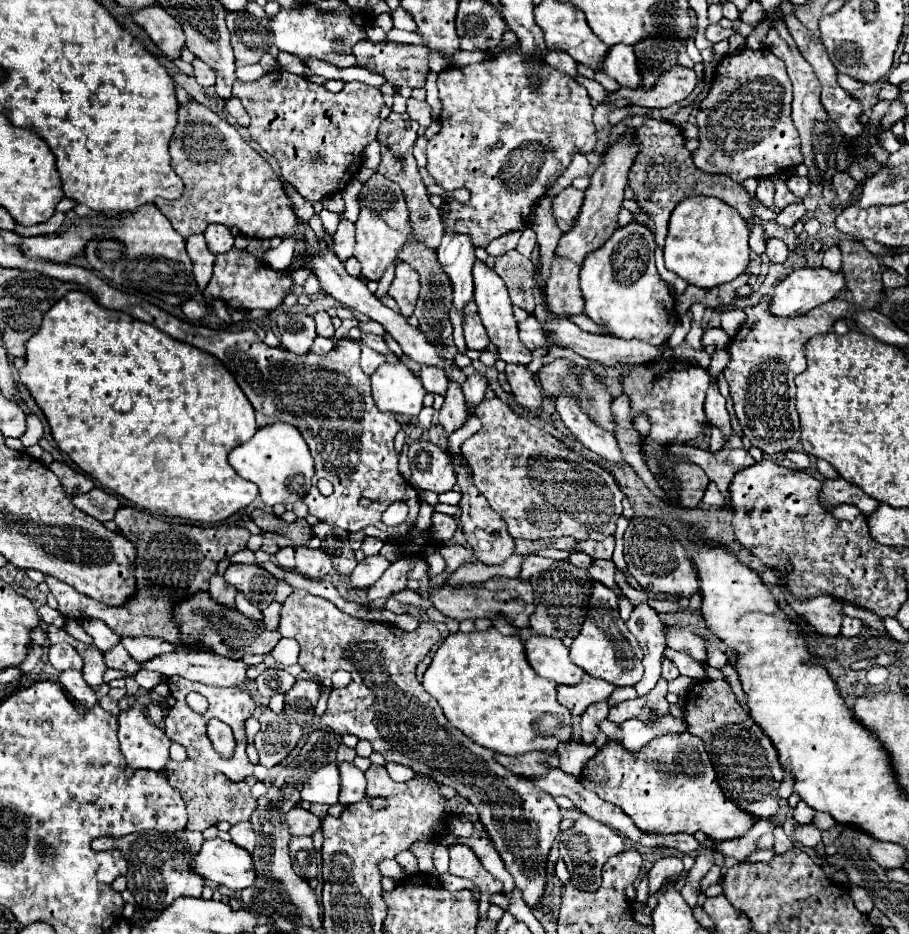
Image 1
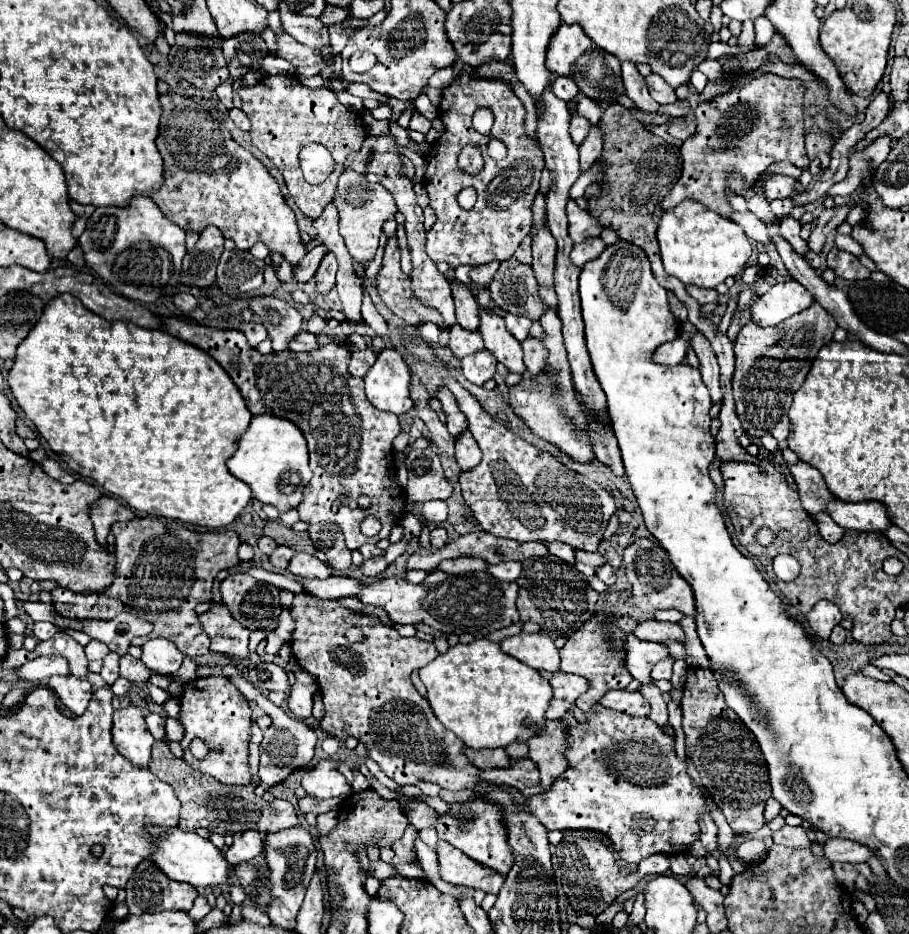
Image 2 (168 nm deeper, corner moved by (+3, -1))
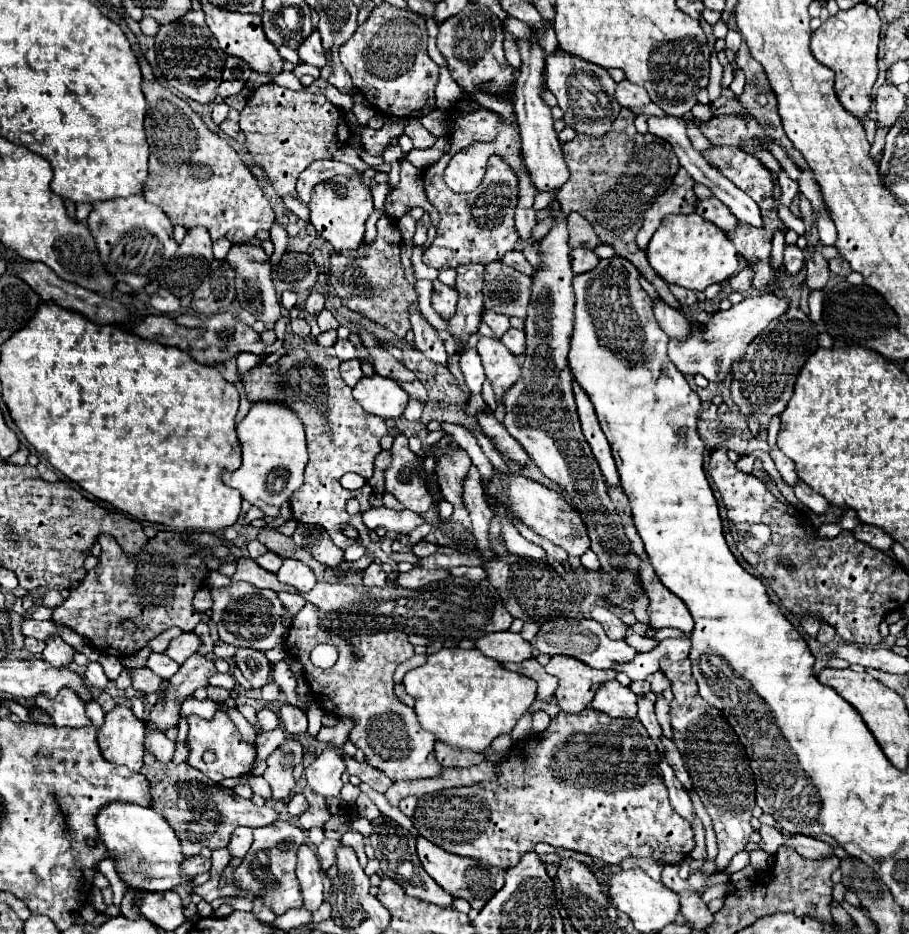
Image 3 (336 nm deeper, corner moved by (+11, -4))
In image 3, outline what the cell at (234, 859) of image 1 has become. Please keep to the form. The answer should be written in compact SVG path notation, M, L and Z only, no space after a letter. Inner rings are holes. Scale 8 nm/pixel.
M109 804L97 816L97 828L115 860L115 868L123 882L131 888L143 888L149 892L173 890L179 884L189 882L181 864L185 860L181 844L173 828L153 812L153 808L141 808L137 804Z

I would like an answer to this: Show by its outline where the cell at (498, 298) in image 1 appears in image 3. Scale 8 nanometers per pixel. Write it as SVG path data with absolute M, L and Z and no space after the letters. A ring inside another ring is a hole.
M479 336L477 352L483 358L483 368L485 368L487 378L493 384L495 396L501 398L503 392L511 384L515 384L515 380L519 380L521 368L519 368L517 358L511 352L507 352L507 348L501 340L487 338L487 336Z

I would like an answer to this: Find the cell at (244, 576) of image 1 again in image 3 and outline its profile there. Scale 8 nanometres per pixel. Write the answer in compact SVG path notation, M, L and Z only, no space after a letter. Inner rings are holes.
M231 582L225 588L211 590L211 598L213 598L211 618L219 626L221 642L243 648L255 648L261 652L275 648L277 644L283 644L285 634L285 628L281 626L283 604L279 602L273 590L259 590L247 582Z

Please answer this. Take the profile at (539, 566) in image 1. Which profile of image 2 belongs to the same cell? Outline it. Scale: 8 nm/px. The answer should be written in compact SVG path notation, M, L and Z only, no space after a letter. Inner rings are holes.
M505 561L505 563L497 563L497 565L487 565L485 571L491 573L499 581L515 581L519 577L521 563L517 563L517 561Z

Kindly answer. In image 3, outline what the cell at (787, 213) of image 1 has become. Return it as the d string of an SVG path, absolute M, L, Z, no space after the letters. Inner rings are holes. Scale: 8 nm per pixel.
M785 244L785 270L789 274L797 274L805 264L803 250L795 244Z

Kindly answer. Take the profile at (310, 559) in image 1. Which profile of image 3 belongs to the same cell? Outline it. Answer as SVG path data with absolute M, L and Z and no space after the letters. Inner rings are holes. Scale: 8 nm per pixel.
M293 558L283 560L283 566L279 568L277 578L279 578L283 584L291 584L291 586L297 588L299 592L309 592L309 590L315 586L315 582L317 582L313 570L311 570L309 566L305 566L303 562L293 560Z

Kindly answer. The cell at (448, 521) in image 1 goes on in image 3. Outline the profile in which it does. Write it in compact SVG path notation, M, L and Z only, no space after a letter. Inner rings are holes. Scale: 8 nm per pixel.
M421 540L421 542L417 542L417 544L413 546L413 552L415 552L415 556L419 556L419 558L431 556L435 550L437 550L437 544L427 542L427 540Z

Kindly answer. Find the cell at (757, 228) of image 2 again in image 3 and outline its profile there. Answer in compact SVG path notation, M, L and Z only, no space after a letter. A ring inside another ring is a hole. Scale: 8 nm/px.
M707 198L699 200L697 204L697 214L701 214L705 220L717 224L723 232L731 232L739 226L739 220L731 214L731 210L717 198Z

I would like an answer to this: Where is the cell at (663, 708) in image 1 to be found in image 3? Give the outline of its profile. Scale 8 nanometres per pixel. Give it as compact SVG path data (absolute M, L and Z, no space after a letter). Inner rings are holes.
M611 680L603 684L595 698L593 708L599 712L605 712L611 718L635 718L637 716L637 696L631 692L631 688L621 686L617 680Z

